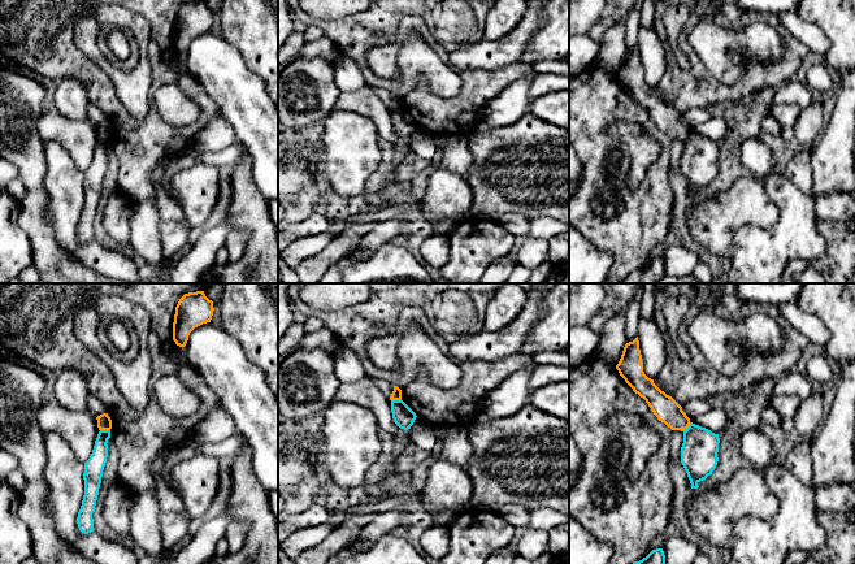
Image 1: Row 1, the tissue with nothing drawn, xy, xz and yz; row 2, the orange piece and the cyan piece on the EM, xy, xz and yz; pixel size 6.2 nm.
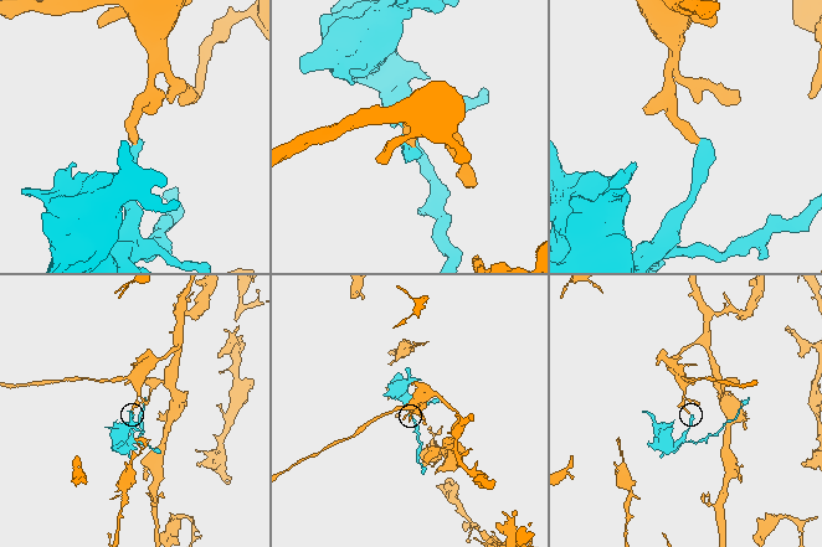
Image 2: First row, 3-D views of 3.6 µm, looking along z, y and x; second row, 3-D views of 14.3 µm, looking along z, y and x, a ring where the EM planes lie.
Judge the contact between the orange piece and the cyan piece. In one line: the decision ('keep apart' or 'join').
keep apart

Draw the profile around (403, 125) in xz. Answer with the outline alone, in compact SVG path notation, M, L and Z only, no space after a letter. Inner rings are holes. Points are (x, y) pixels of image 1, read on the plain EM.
M391 109L391 121L394 131L404 139L411 138L417 126L403 109Z

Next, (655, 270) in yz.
M656 257L642 269L625 277L620 283L657 283L664 277L667 277L664 260Z

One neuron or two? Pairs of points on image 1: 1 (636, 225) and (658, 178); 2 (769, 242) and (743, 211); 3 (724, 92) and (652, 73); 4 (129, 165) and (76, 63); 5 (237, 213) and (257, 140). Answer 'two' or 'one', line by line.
1: one
2: two
3: two
4: one
5: two

